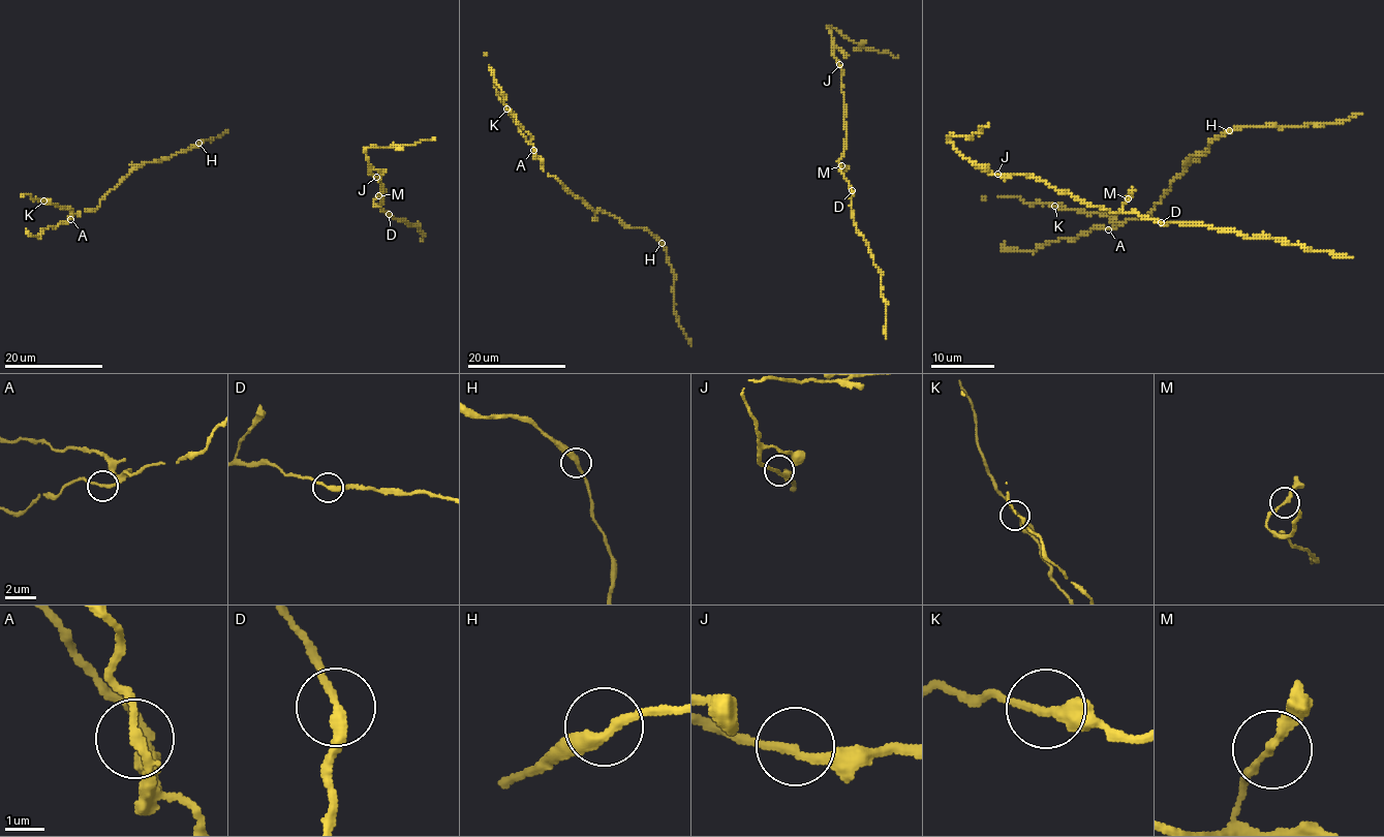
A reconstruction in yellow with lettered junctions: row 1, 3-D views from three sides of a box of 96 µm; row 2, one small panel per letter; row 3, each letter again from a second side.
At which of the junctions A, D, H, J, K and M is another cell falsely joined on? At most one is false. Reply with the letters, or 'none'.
none

